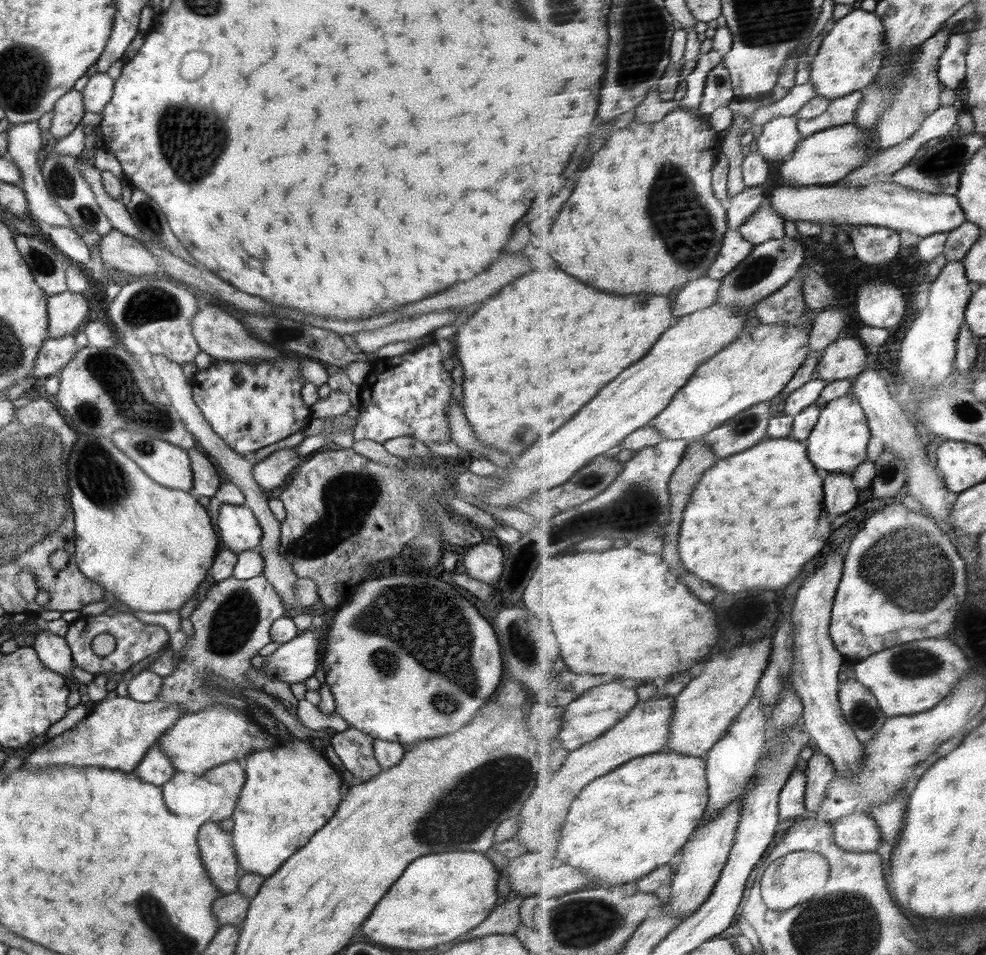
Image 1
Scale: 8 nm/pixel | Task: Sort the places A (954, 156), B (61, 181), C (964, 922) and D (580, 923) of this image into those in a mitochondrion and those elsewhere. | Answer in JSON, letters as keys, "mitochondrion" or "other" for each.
{"A":"mitochondrion","B":"mitochondrion","C":"other","D":"mitochondrion"}

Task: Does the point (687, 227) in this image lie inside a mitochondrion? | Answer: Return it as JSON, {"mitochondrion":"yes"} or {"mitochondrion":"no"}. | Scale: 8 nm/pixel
{"mitochondrion":"yes"}

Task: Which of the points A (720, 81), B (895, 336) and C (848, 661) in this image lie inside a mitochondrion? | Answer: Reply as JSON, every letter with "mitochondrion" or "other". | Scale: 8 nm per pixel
{"A":"other","B":"other","C":"other"}

